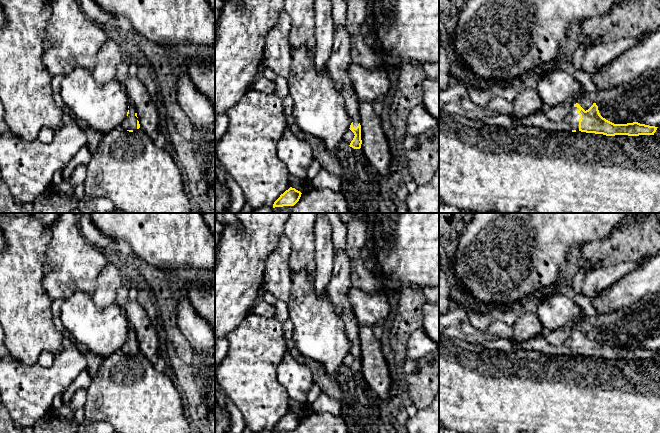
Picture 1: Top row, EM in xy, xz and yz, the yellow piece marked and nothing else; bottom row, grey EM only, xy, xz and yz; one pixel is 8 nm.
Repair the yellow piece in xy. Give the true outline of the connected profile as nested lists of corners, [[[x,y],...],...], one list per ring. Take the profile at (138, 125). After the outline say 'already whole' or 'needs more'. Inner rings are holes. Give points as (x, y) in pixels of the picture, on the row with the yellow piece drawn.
[[[129,103],[127,118],[122,122],[121,126],[123,129],[133,132],[140,128],[136,109],[132,103]]]; needs more

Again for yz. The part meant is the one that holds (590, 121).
[[[564,102],[558,106],[544,105],[540,112],[525,119],[518,120],[509,114],[514,125],[536,126],[548,131],[581,131],[586,133],[615,135],[654,135],[658,127],[640,124],[614,124],[603,118],[596,103],[584,110],[578,103]]]; needs more

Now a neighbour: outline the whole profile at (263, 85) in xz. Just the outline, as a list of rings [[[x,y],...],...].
[[[261,78],[252,83],[251,89],[261,93],[273,94],[276,90],[276,84],[267,78]]]

